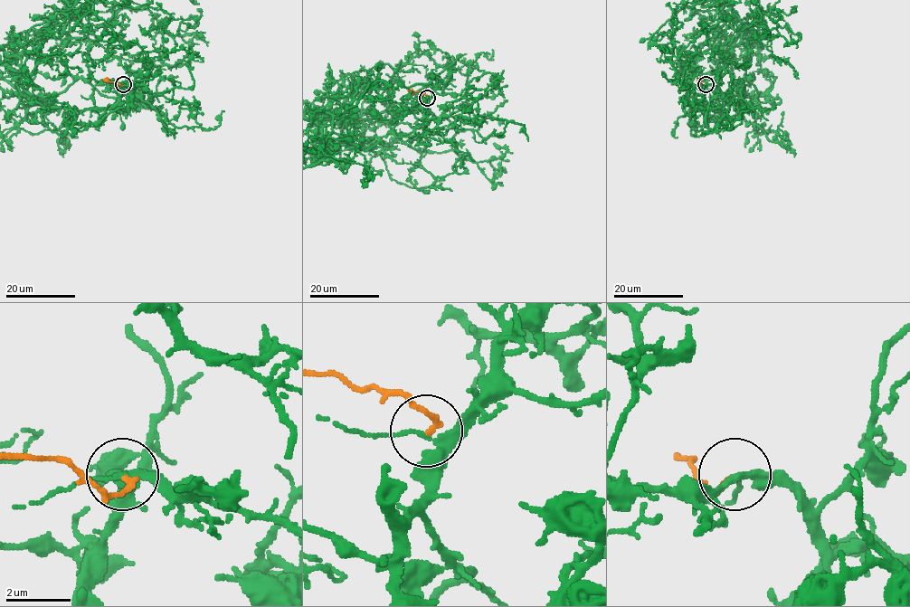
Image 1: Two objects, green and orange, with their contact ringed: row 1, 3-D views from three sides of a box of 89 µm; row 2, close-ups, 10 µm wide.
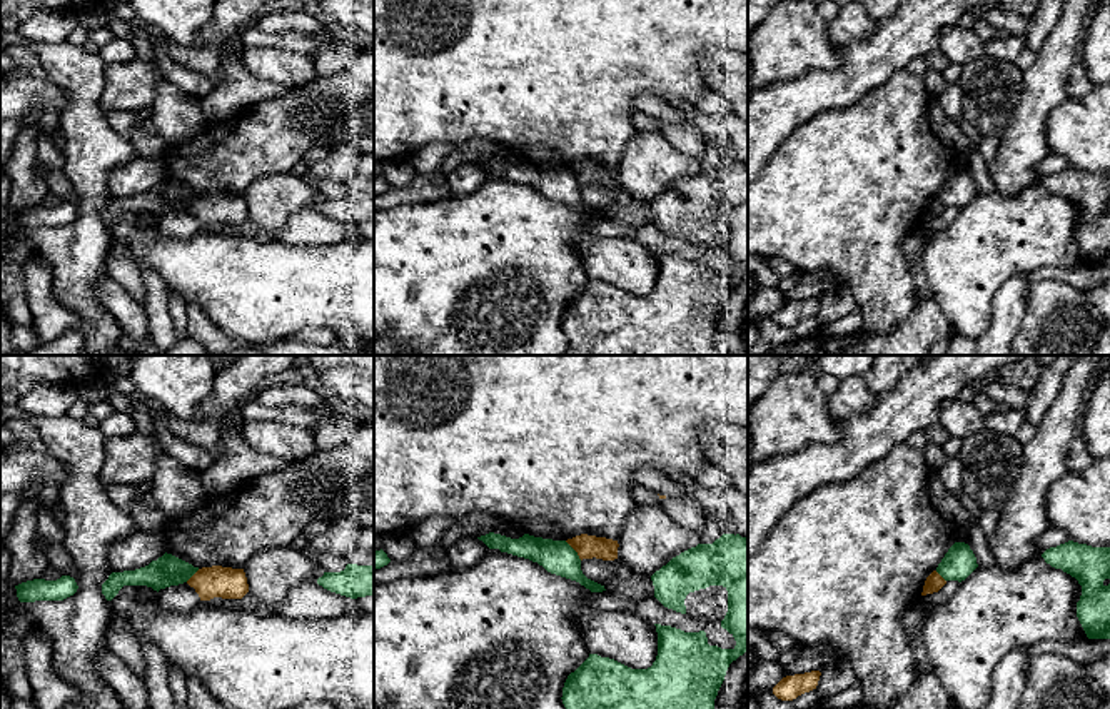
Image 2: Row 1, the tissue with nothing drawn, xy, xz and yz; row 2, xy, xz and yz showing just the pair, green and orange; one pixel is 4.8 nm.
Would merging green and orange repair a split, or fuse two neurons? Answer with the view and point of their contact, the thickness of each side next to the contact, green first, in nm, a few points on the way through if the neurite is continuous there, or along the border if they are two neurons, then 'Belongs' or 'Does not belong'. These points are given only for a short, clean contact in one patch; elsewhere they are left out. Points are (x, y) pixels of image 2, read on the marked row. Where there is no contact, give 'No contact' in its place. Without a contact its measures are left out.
Touches green at xz (575, 551). Thickness 160 nm (green) against 110 nm. Boundary: xz (565, 541), (581, 559). Does not belong

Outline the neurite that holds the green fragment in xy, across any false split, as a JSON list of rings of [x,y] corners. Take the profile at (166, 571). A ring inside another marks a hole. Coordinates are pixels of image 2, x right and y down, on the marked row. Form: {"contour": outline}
{"contour": [[[165,552],[145,567],[112,572],[102,584],[102,594],[107,601],[112,601],[124,586],[147,586],[159,592],[160,589],[187,582],[197,571],[199,567]]]}

